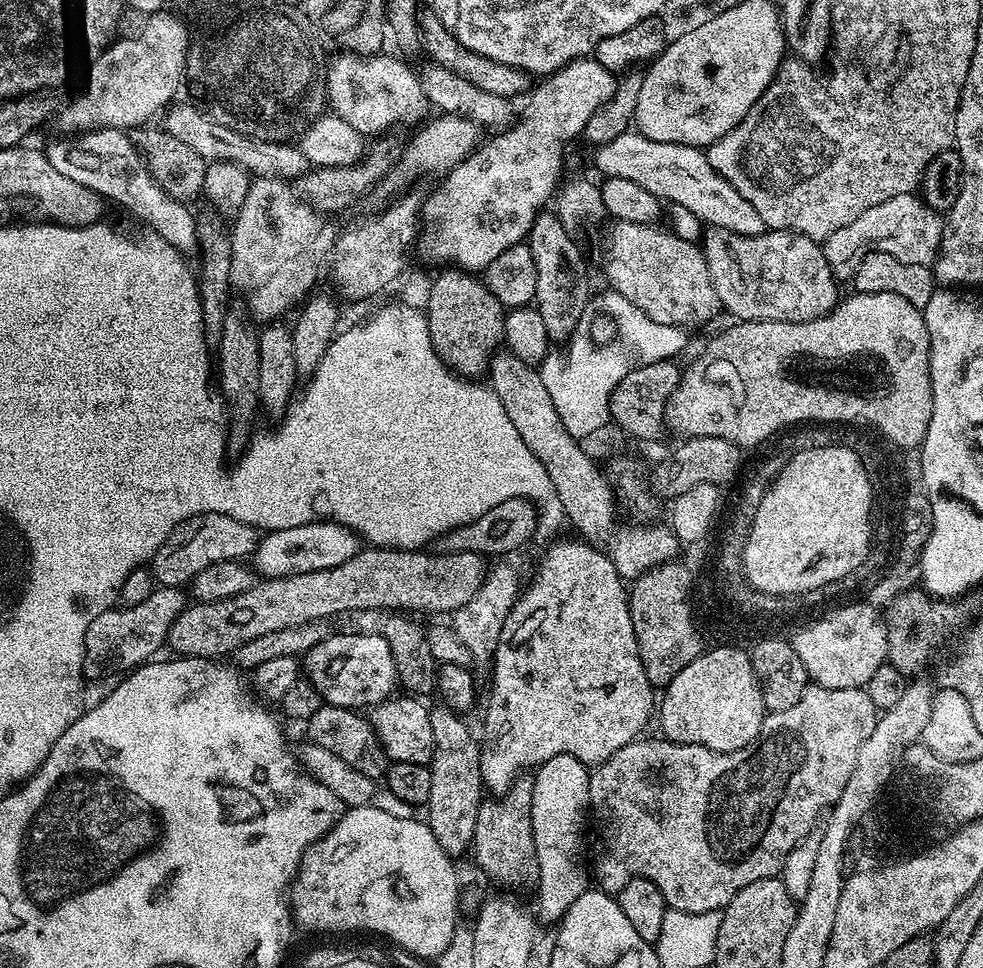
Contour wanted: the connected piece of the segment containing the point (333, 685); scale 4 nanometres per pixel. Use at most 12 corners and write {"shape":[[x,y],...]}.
{"shape":[[375,632],[330,634],[302,656],[324,704],[368,710],[397,691]]}

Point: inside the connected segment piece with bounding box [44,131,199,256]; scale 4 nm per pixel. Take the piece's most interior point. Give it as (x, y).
(117, 171)

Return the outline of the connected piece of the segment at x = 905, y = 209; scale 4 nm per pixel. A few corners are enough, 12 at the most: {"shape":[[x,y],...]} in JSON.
{"shape":[[898,194],[822,244],[833,276],[871,252],[931,265],[941,213]]}

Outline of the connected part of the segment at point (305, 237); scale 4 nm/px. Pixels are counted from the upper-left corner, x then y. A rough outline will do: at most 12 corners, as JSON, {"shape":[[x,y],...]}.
{"shape":[[259,176],[234,219],[231,287],[276,316],[338,229]]}

